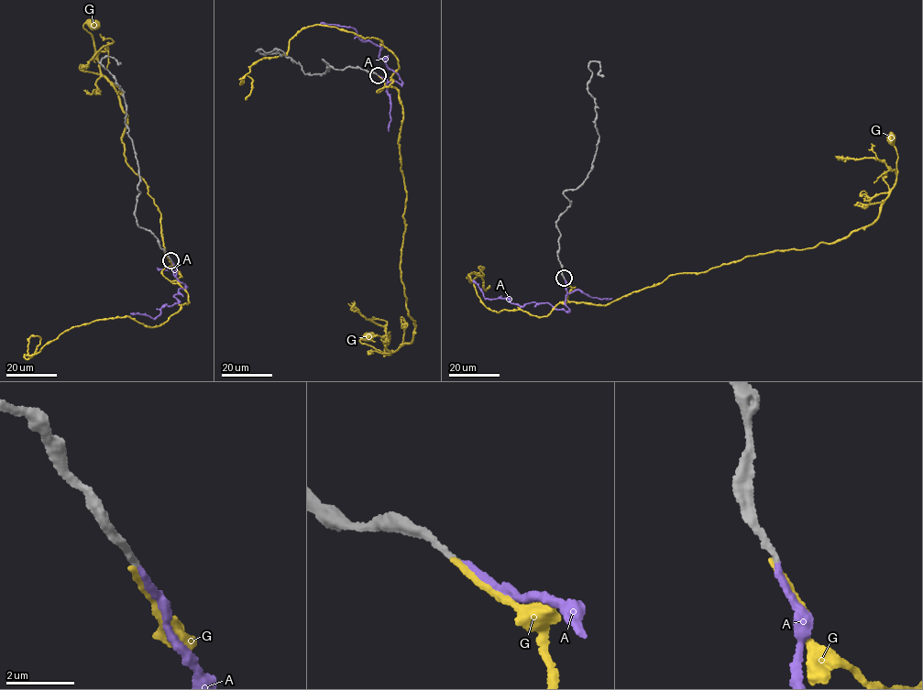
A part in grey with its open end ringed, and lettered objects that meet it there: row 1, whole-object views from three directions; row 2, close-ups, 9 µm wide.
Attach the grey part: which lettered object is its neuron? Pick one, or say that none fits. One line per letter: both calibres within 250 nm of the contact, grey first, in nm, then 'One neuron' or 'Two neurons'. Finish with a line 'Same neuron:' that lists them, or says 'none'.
A: Thickness 180 nm (grey) against 180 nm. One neuron
G: Thickness 180 nm (grey) against 190 nm. Two neurons
Same neuron: A

